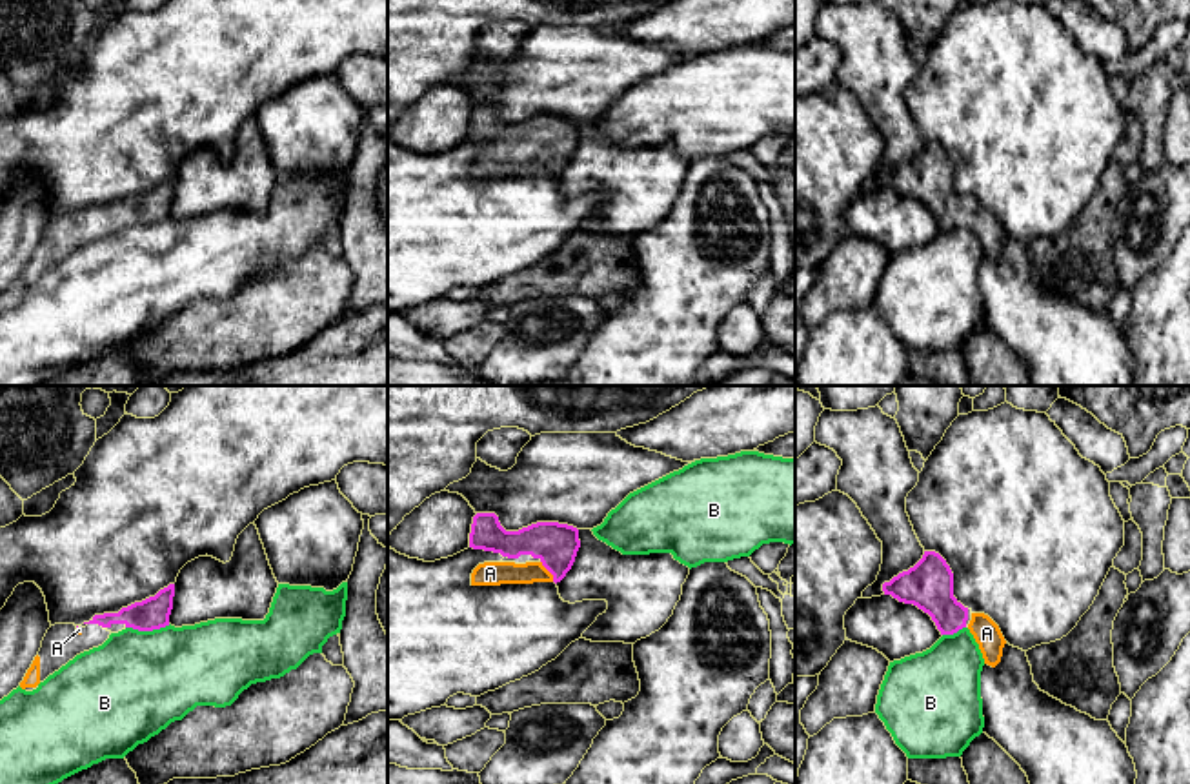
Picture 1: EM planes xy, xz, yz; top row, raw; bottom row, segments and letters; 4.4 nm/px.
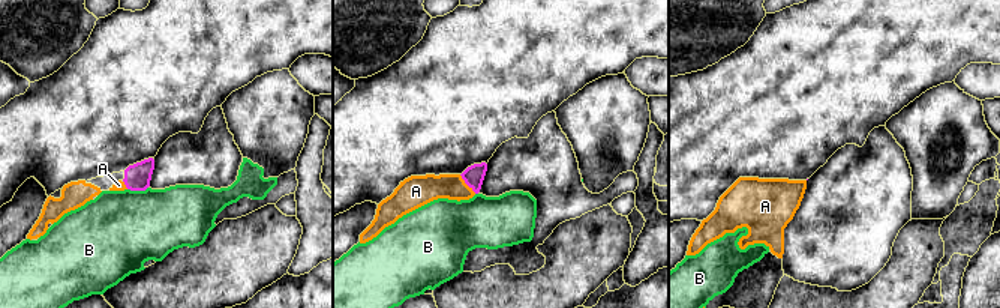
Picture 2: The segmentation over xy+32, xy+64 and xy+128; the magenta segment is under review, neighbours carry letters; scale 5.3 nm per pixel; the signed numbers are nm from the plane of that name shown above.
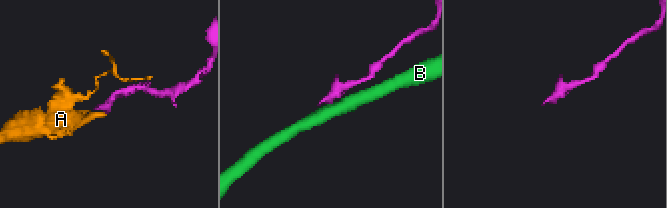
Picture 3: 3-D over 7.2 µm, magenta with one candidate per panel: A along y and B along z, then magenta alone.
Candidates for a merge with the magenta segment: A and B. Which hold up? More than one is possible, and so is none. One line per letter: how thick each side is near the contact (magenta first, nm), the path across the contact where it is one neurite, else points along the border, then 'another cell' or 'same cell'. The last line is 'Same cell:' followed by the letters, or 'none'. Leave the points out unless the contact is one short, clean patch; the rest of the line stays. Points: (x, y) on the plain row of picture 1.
A: 190 nm thick on the magenta side, 110 nm on the other; runs through xz (555, 137), (555, 155), (548, 162), (492, 166); same cell
B: 140 nm thick on the magenta side, 460 nm on the other; border along xy (170, 217), (159, 222), (126, 221); another cell
Same cell: A

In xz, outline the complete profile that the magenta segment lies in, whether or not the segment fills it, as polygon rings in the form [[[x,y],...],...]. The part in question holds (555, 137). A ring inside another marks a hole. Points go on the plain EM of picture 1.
[[[495,106],[473,109],[469,140],[500,146],[508,155],[484,155],[471,166],[471,178],[560,175],[580,140],[579,122],[559,115],[537,115],[506,124]]]

